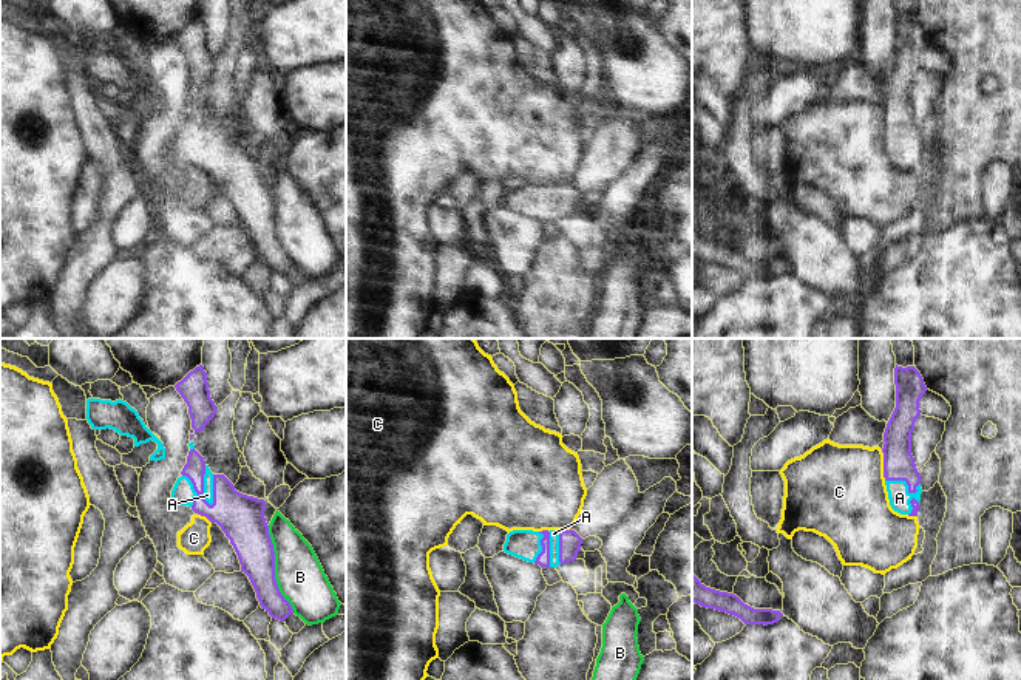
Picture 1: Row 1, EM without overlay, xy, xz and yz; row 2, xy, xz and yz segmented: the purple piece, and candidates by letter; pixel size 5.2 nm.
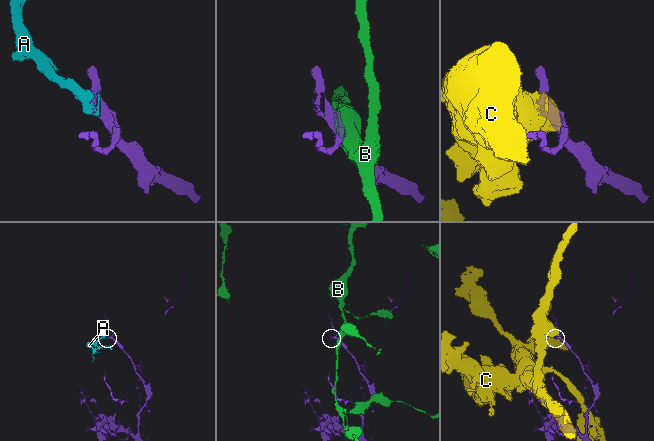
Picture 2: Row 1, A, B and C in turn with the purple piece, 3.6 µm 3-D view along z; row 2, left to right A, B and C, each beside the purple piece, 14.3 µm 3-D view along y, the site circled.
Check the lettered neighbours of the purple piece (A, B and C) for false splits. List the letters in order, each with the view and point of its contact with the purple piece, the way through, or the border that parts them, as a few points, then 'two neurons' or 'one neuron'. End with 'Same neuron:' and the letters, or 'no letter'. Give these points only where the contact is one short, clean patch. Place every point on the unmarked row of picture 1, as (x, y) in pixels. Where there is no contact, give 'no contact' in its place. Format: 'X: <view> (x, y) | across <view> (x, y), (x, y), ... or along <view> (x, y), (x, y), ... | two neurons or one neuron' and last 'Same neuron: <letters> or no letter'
A: xy (203, 139) | one neuron
B: xy (274, 223) | two neurons
C: yz (884, 119) | two neurons
Same neuron: A

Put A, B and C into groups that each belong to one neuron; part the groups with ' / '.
A / B / C

